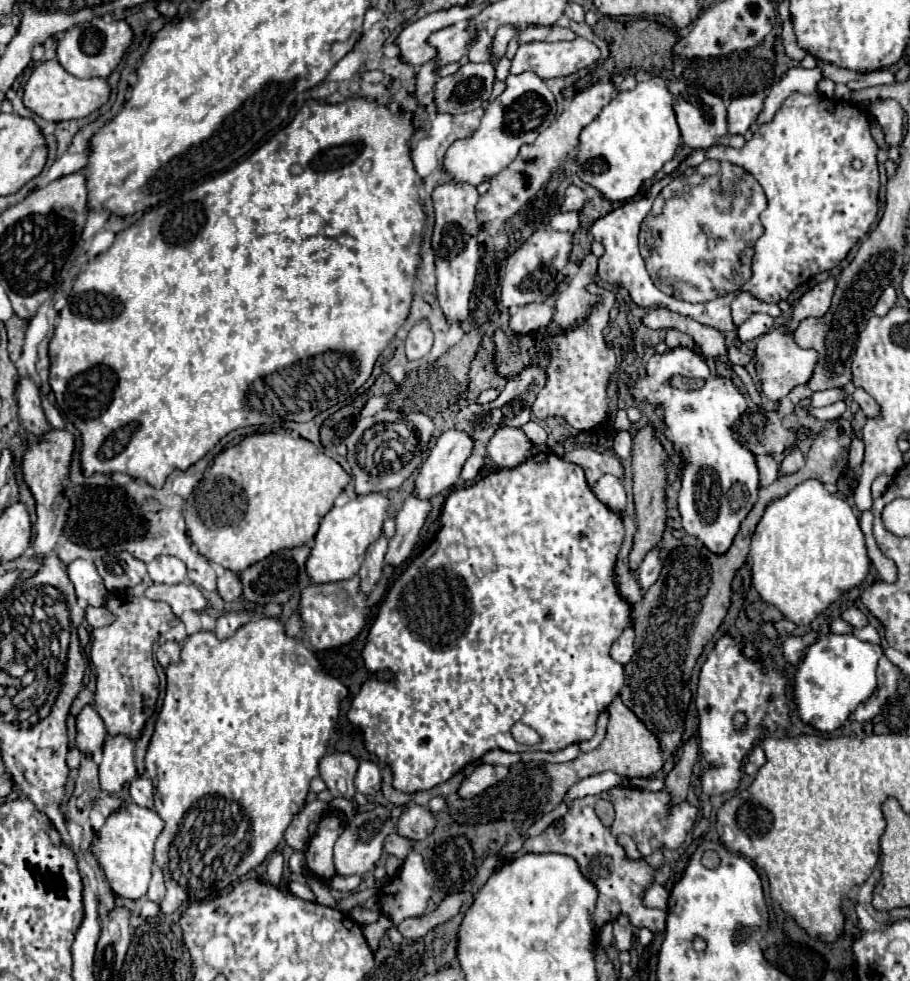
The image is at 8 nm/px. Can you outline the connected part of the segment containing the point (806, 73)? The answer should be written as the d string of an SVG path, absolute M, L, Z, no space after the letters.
M790 68L786 72L786 76L772 86L768 98L764 100L764 110L762 114L758 116L756 124L762 126L766 122L772 122L774 114L780 110L782 102L792 94L792 92L800 92L800 94L814 94L816 92L816 86L822 78L822 72L820 68L814 69L806 68Z

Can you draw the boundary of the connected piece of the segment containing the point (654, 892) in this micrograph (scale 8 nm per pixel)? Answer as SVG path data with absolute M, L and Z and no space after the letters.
M652 884L646 892L644 892L644 904L648 908L658 908L658 910L666 910L666 900L668 900L668 890L660 884Z

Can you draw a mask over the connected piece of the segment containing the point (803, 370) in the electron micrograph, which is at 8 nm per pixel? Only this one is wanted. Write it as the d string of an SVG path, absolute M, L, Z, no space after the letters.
M778 326L762 334L762 338L758 338L756 342L754 352L756 352L756 376L760 380L760 390L772 402L780 402L792 388L796 388L798 384L806 384L812 378L818 360L818 352L810 348L800 348L794 342L792 334L786 332L786 326Z

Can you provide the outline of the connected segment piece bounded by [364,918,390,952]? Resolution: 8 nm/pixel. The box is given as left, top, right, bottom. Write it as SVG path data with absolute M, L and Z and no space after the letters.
M378 918L374 924L368 924L366 928L364 928L364 936L366 936L366 940L368 940L368 944L370 944L370 948L376 952L376 948L378 948L378 942L380 942L380 938L388 932L388 928L390 928L390 922L386 920L386 918Z

